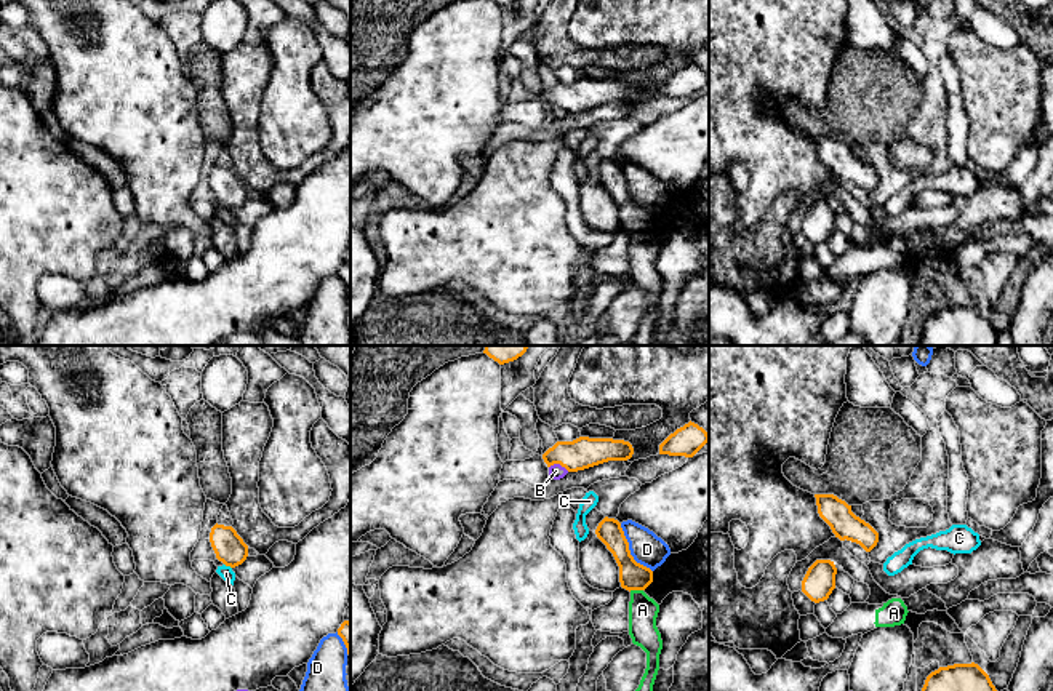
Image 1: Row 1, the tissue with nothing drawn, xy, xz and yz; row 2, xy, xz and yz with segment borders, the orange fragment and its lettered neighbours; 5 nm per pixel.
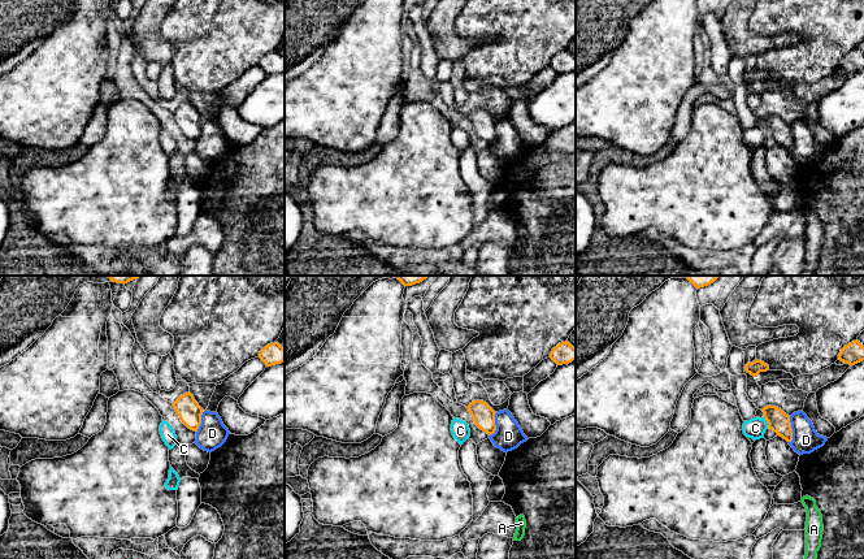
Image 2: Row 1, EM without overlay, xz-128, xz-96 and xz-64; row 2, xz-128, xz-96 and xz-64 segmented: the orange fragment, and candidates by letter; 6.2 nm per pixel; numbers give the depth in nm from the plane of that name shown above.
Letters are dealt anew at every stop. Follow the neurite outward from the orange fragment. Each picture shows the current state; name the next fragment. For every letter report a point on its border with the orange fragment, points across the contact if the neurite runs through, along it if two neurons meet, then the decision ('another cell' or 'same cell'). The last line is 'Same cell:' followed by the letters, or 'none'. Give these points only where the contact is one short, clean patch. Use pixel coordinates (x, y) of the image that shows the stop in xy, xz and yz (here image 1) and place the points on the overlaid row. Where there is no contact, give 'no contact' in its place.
A: contact xz (636, 589); another cell
B: contact xz (559, 463); another cell
C: contact xy (228, 565); border xy (224, 563), (231, 568); another cell
D: contact xz (629, 551); another cell
Same cell: none

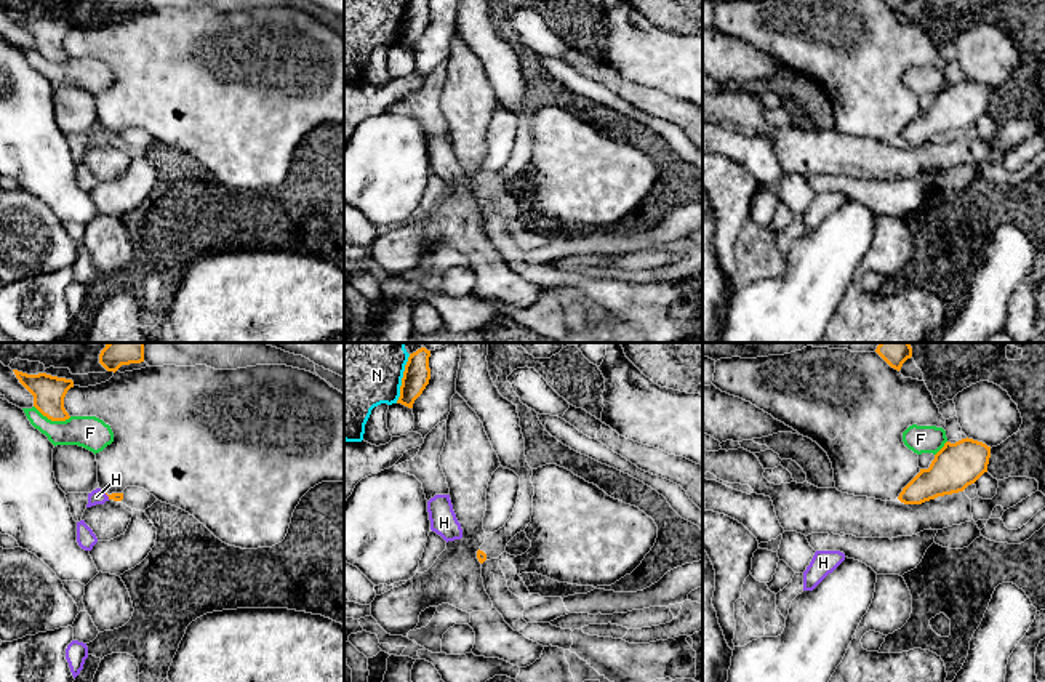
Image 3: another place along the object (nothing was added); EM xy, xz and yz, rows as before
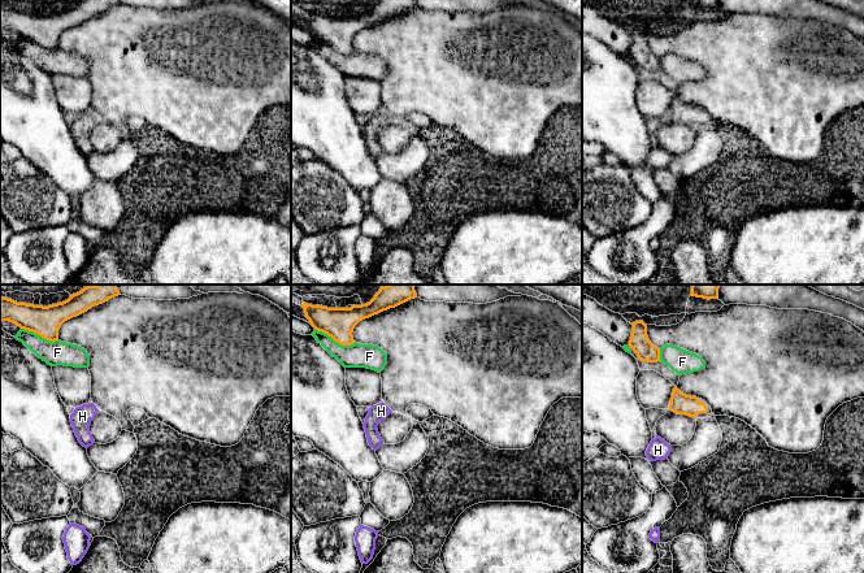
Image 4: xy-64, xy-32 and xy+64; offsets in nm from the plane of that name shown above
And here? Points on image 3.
F: contact xy (53, 420); another cell
H: contact xy (108, 495); way xy (117, 497), (108, 495), (96, 497); same cell
N: contact xz (402, 378); another cell
Same cell: H

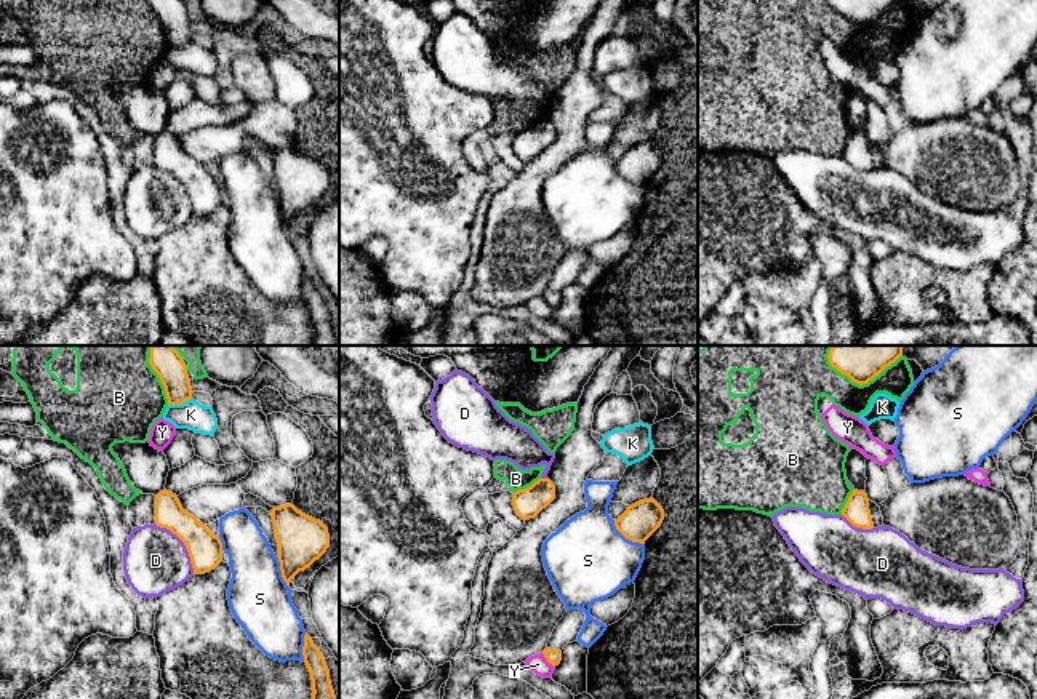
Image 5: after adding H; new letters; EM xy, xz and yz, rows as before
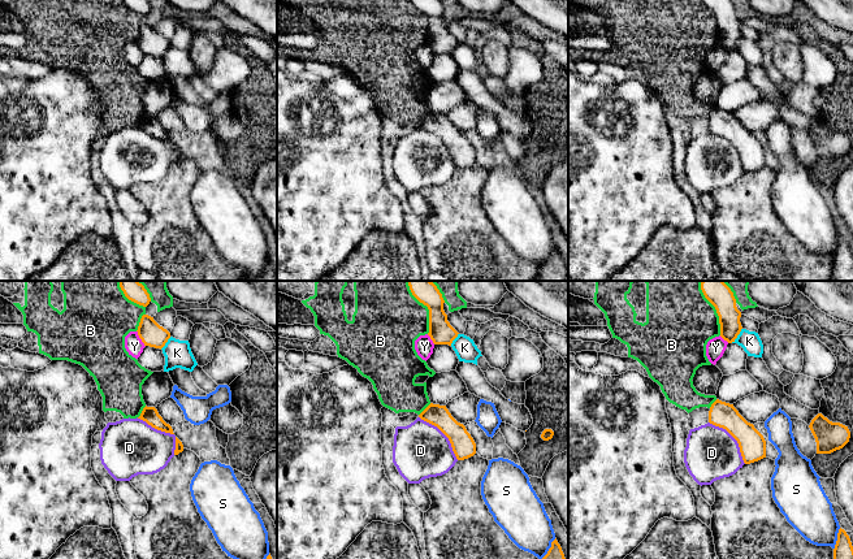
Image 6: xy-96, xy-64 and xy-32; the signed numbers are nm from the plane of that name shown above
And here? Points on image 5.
B: contact xy (157, 373); another cell
D: contact xy (184, 544); another cell
K: contact xy (180, 403); another cell
S: contact xz (626, 538); another cell
Y: contact xz (548, 661); another cell
Same cell: none

